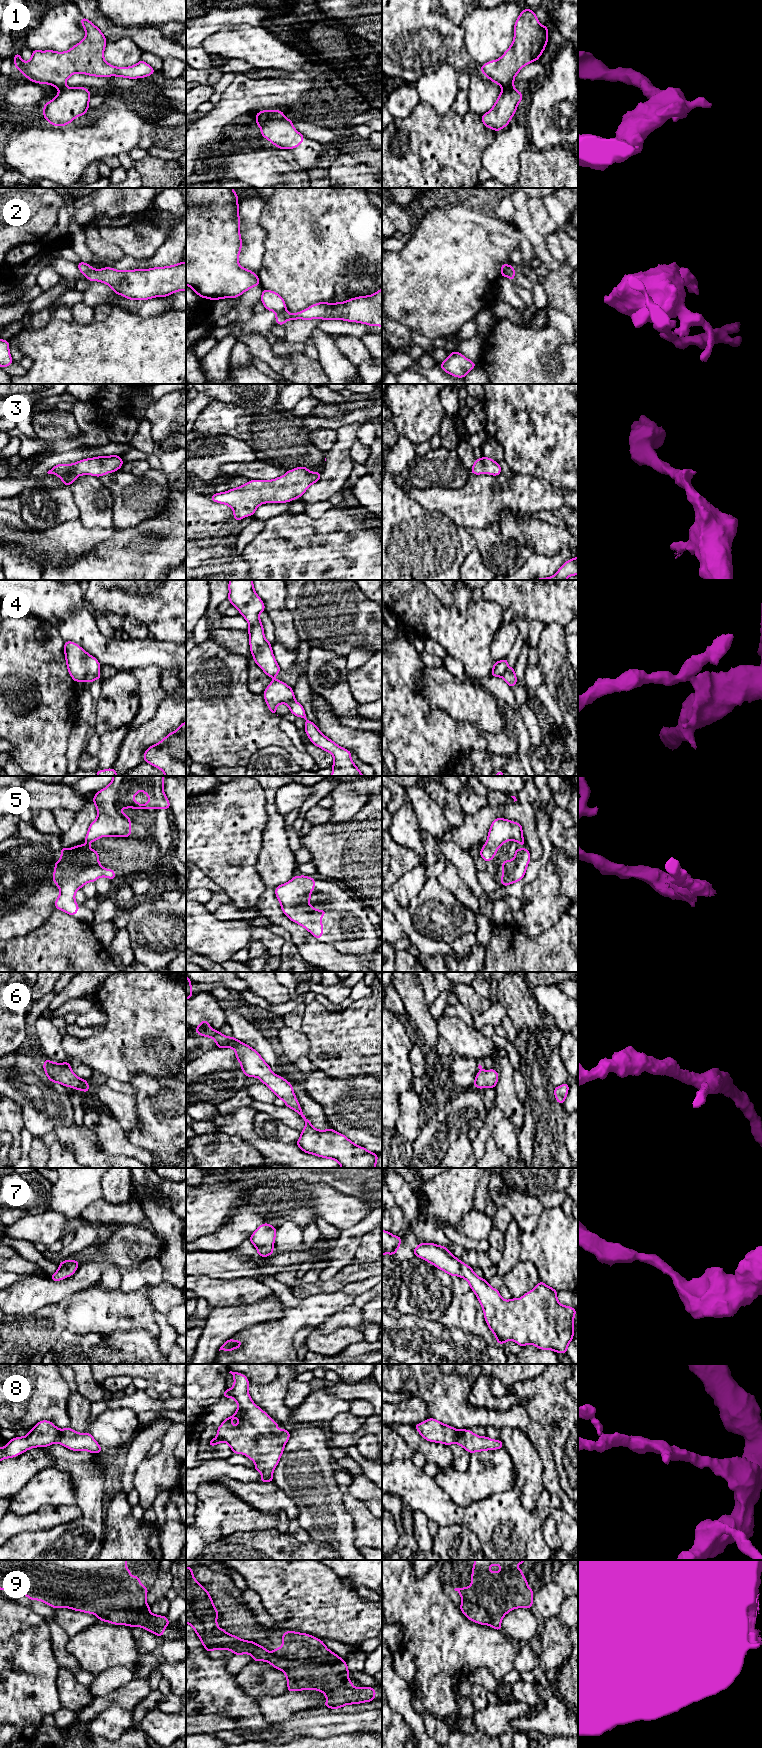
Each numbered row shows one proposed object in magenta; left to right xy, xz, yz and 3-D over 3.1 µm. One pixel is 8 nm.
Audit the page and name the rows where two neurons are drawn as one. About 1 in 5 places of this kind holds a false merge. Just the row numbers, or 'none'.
1, 2, 4, 9

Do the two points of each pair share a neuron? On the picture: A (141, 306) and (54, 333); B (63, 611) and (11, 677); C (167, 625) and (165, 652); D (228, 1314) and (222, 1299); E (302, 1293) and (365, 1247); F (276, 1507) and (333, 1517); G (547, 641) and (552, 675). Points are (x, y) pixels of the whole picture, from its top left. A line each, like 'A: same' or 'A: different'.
A: different
B: different
C: different
D: different
E: different
F: different
G: same

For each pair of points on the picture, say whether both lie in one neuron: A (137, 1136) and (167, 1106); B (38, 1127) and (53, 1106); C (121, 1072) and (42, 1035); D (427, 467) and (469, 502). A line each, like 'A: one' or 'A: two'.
A: one
B: one
C: two
D: two

